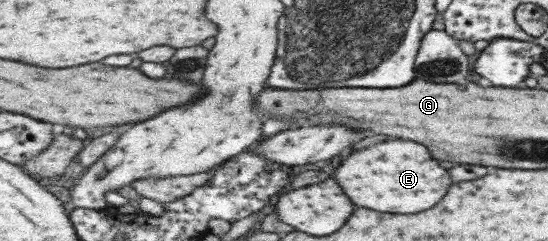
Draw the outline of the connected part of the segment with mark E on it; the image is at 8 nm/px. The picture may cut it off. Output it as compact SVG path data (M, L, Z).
M401 139L385 141L351 153L341 161L333 177L339 181L339 185L343 185L343 189L347 189L347 195L351 201L355 201L355 205L381 213L419 213L431 209L453 185L447 169L443 169L437 159L431 159L425 145Z

